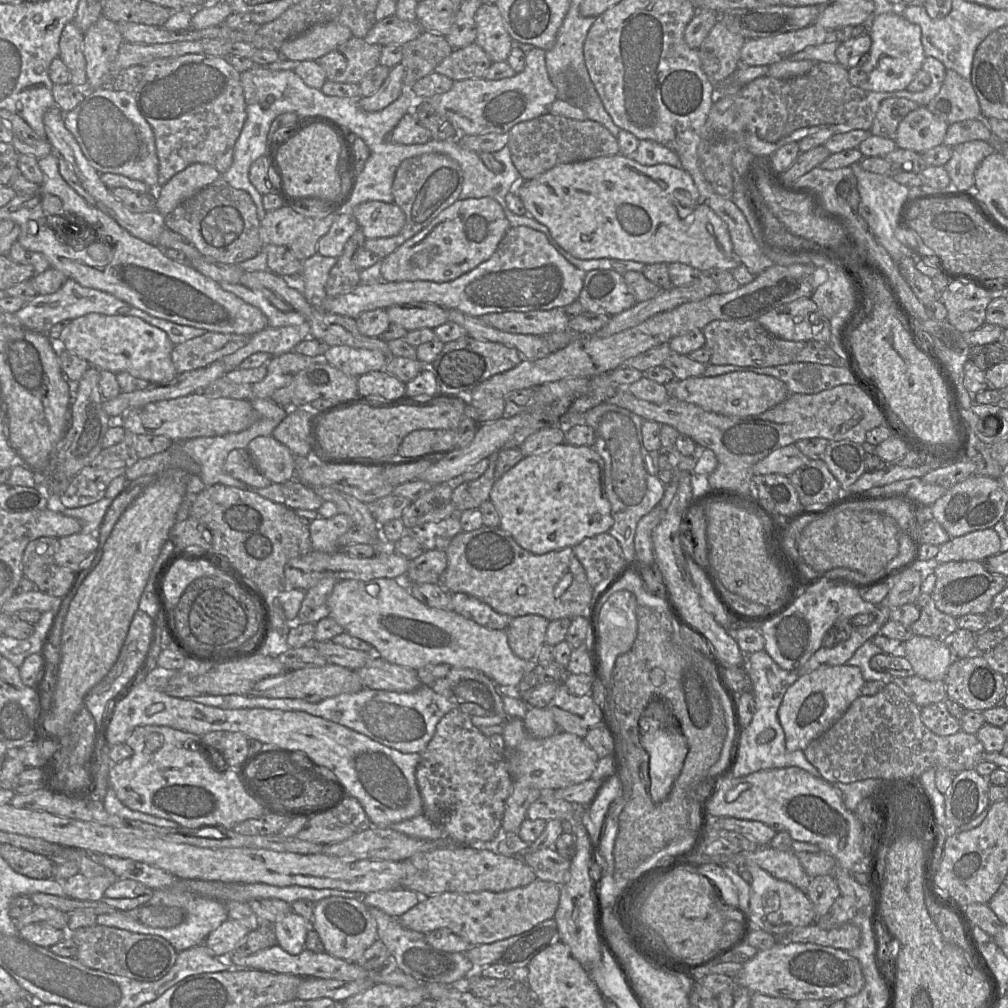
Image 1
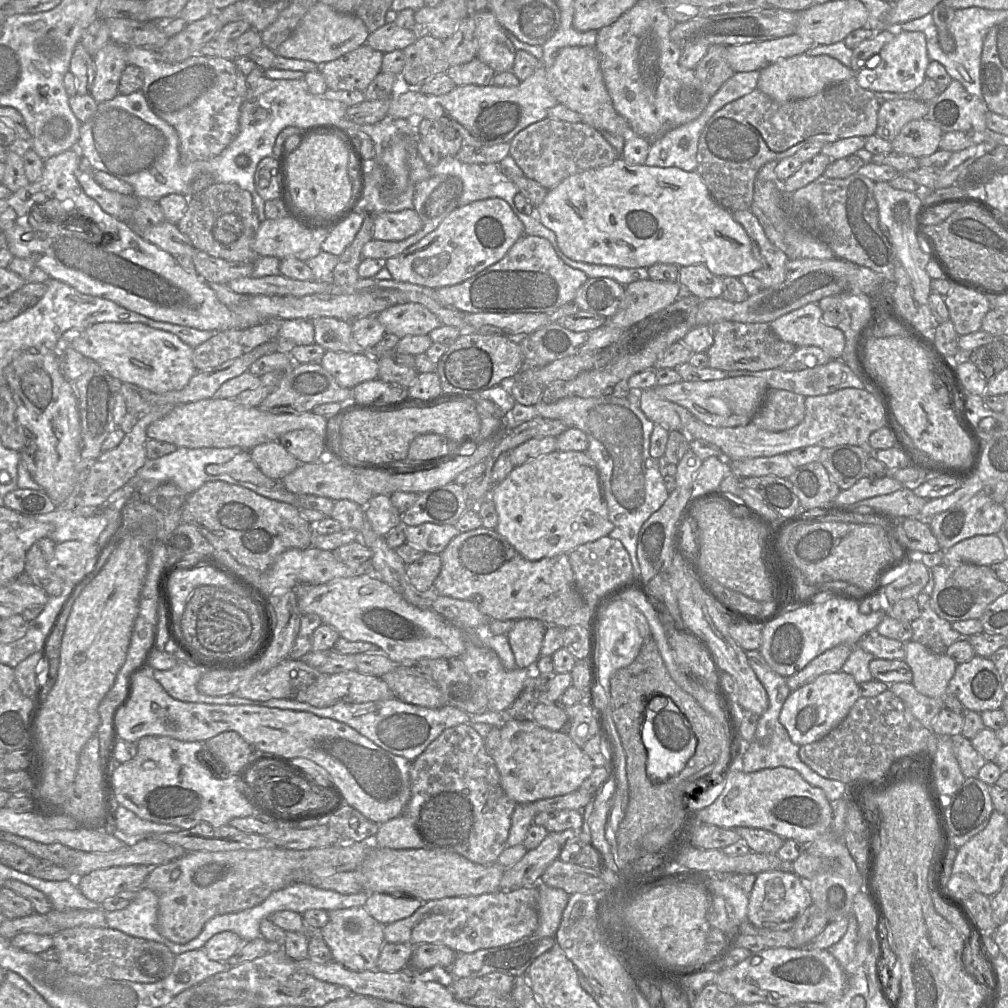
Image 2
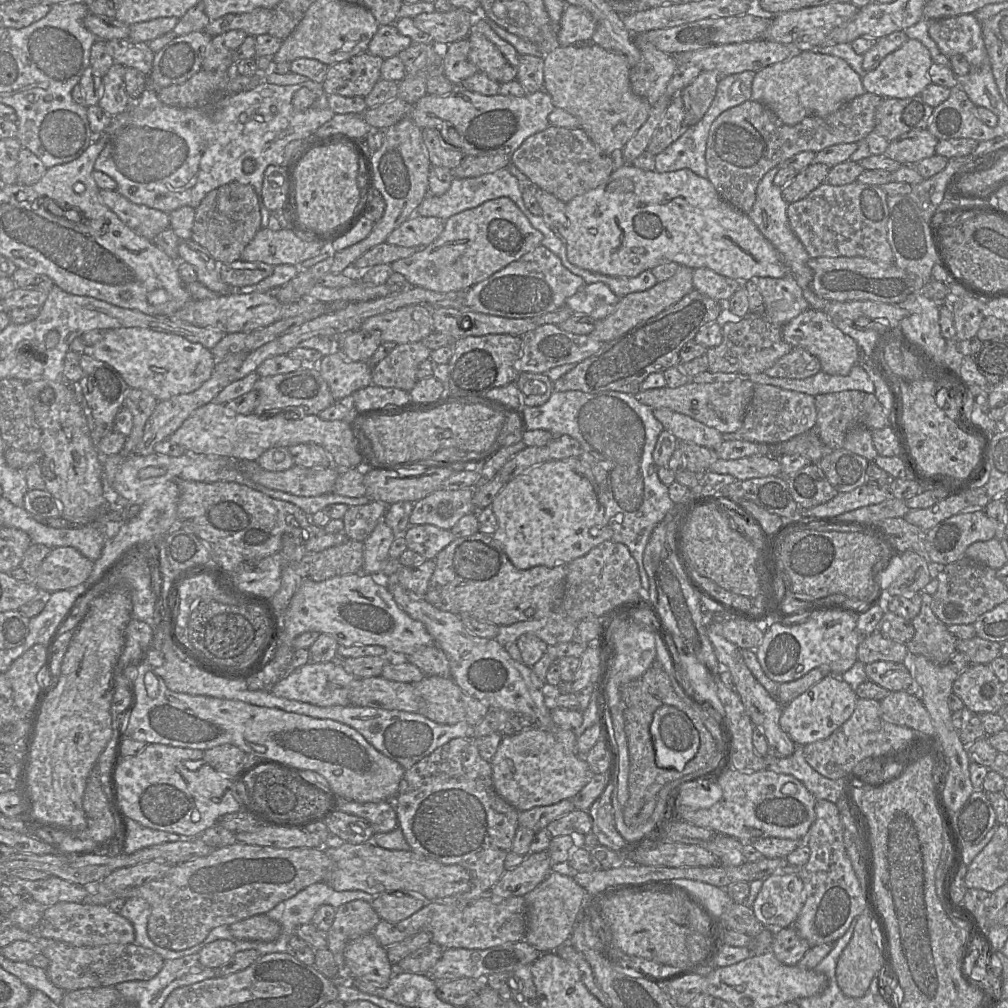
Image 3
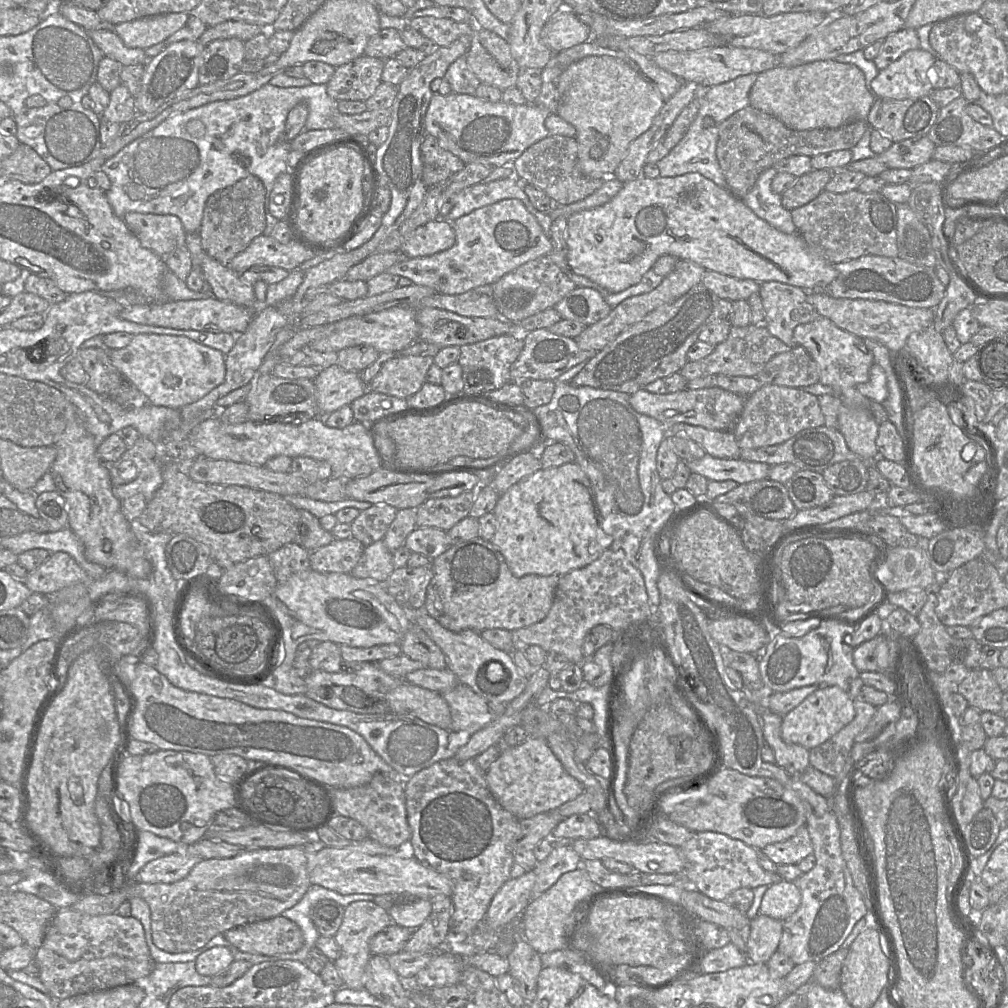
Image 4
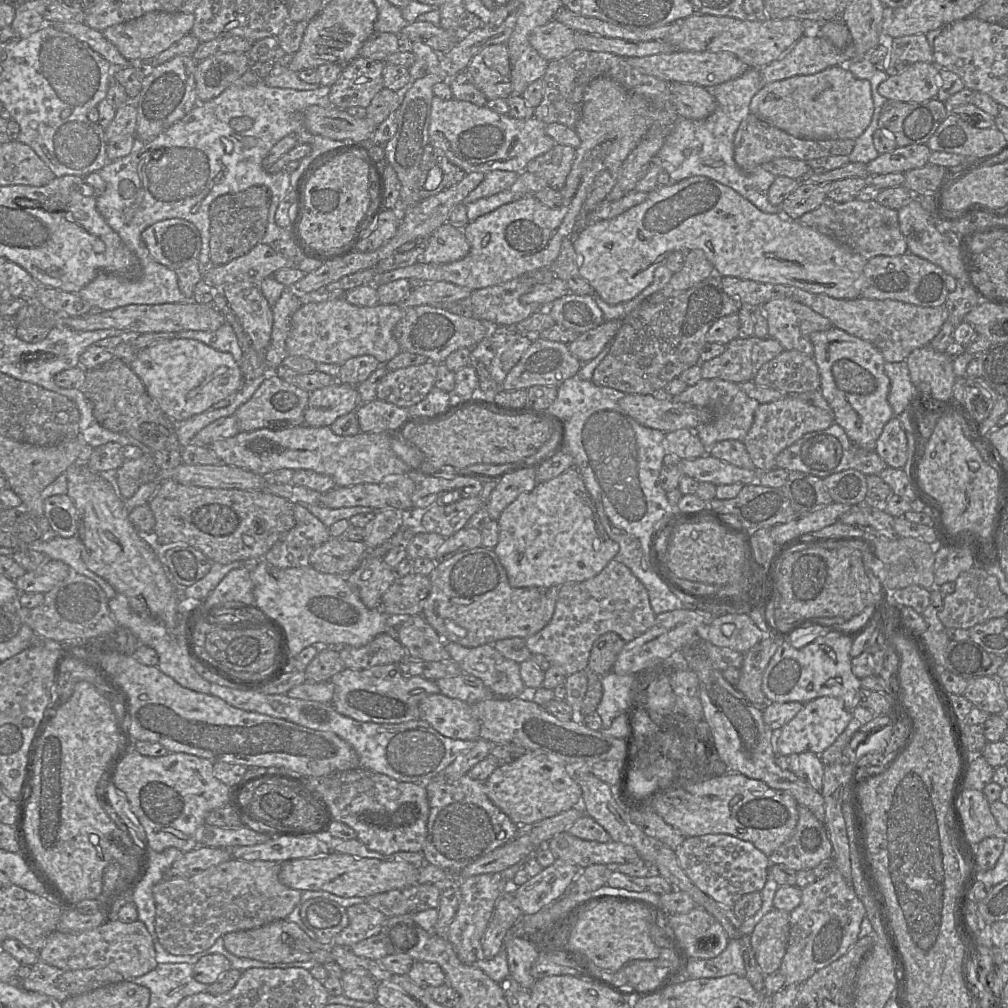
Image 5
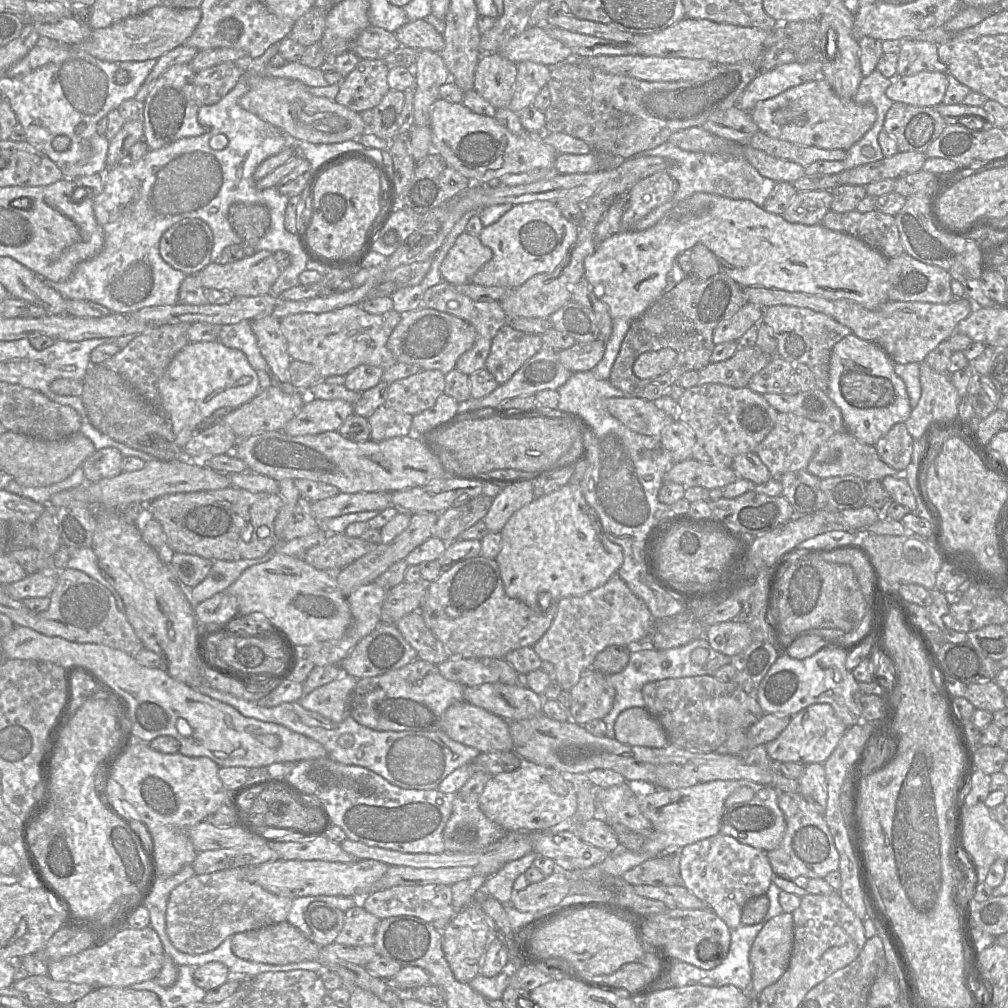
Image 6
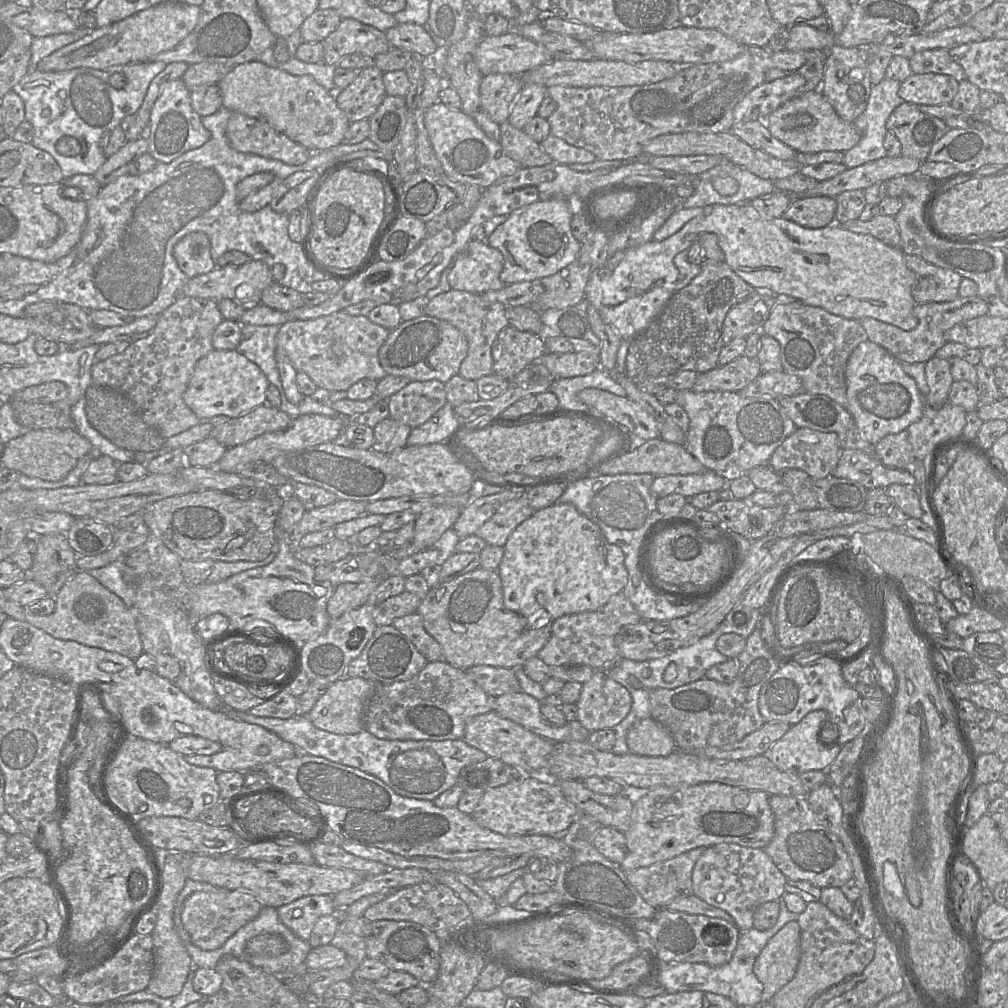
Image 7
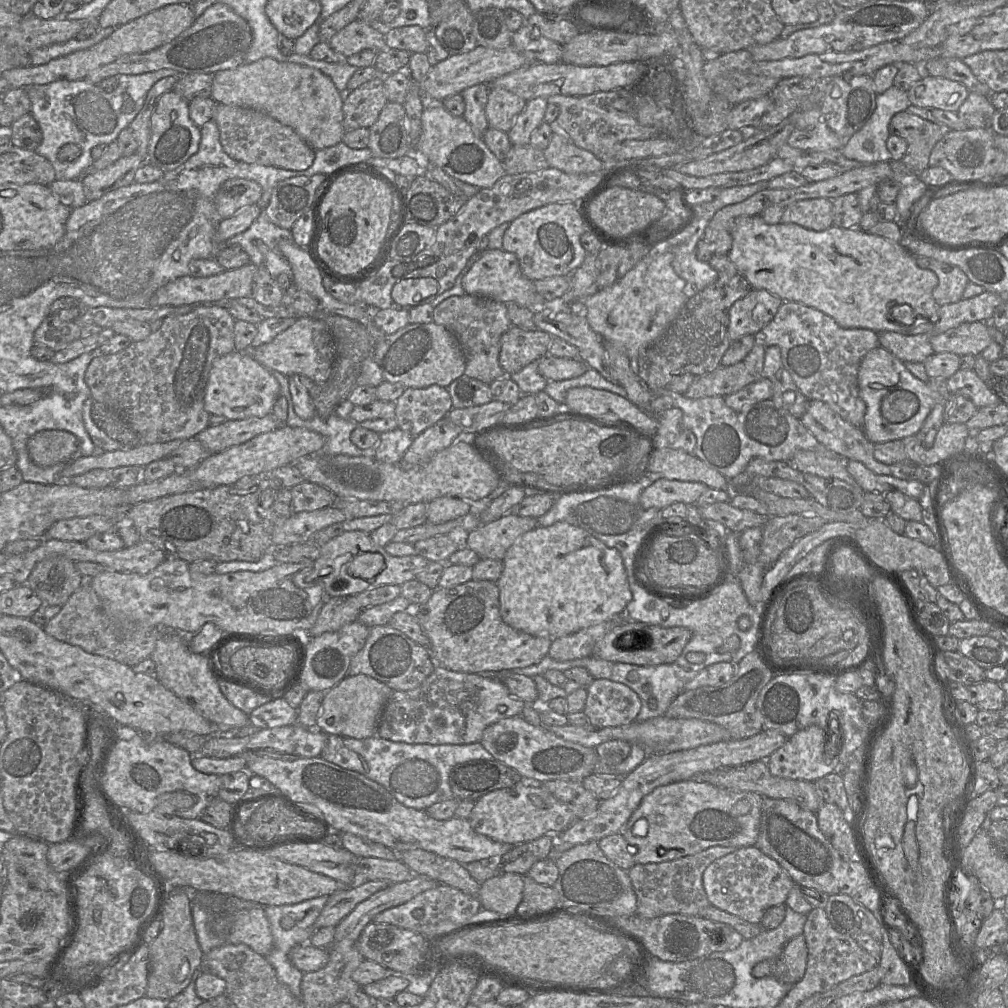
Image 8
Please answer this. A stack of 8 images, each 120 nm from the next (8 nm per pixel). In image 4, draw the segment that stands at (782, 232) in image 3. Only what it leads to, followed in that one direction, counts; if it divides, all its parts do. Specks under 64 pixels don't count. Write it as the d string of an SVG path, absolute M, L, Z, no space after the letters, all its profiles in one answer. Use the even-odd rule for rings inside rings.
M773 167L763 171L743 202L761 219L786 234L798 234L791 211L782 204L782 196L773 192L772 180L778 172Z

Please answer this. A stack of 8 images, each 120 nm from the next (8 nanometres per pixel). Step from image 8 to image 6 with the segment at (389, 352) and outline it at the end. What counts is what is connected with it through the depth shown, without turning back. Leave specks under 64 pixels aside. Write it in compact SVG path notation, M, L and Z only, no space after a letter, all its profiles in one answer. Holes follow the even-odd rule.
M420 308L401 315L387 341L387 348L397 362L417 364L422 370L439 370L446 375L455 368L457 359L476 342L475 328L453 315L431 308Z

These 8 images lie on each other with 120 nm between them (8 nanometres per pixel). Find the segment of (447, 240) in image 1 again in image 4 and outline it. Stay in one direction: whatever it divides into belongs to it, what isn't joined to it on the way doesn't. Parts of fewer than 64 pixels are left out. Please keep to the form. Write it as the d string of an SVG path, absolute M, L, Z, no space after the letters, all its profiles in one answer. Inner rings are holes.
M515 198L473 210L451 222L455 243L447 249L429 256L401 259L387 272L410 279L414 284L426 286L436 293L457 295L487 284L493 284L522 264L548 256L553 245L524 204Z

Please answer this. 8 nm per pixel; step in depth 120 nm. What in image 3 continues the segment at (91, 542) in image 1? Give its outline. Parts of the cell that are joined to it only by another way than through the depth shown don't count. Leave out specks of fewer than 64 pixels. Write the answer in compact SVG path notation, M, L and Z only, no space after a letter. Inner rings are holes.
M55 547L42 561L33 583L42 594L50 594L84 583L93 570L94 562L73 547Z

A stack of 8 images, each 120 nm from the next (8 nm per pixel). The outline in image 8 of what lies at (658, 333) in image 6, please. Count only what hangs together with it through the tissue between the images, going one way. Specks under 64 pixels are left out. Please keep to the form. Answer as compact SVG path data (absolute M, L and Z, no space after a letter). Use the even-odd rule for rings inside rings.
M713 255L708 261L718 273L715 283L689 298L665 333L639 354L638 376L651 390L667 387L677 376L702 376L713 372L731 341L728 335L729 310L739 299L746 297L753 287L727 255Z

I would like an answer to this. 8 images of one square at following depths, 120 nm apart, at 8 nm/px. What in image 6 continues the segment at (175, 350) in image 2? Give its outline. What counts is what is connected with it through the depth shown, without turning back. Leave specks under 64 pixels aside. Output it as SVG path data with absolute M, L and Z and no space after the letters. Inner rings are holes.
M218 341L190 342L171 361L158 383L161 410L172 426L175 443L184 450L199 425L217 409L236 409L256 395L259 379L243 352Z

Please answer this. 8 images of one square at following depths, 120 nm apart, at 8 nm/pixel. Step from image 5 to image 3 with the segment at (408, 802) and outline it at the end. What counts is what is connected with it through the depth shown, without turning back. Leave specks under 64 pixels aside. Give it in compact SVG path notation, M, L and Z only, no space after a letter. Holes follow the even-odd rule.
M340 800L339 810L365 819L375 833L387 833L398 827L398 818L392 801L359 803Z

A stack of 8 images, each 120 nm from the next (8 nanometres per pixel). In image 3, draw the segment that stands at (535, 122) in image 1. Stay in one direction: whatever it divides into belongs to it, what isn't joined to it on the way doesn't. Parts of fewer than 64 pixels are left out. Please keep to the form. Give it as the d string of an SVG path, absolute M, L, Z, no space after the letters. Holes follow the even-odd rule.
M549 125L528 137L511 155L510 162L534 185L564 203L600 186L613 172L611 156L602 153L581 127Z

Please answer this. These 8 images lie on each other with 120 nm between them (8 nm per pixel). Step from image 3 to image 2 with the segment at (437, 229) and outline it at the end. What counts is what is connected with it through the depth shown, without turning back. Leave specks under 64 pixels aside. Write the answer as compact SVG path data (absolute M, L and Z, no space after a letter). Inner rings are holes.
M414 209L384 211L373 219L372 237L383 241L401 241L418 232L422 222Z

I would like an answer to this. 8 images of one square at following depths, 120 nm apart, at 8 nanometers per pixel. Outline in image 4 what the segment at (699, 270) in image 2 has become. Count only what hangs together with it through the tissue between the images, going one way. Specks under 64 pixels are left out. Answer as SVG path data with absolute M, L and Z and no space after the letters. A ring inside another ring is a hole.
M711 270L705 271L701 283L718 297L730 301L748 300L760 290L760 284L755 280L737 279Z

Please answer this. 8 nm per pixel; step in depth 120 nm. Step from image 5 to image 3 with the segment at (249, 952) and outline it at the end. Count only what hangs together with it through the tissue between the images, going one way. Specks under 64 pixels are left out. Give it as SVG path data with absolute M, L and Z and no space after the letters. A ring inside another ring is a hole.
M266 914L254 915L228 926L231 935L240 940L272 942L281 933L280 925Z

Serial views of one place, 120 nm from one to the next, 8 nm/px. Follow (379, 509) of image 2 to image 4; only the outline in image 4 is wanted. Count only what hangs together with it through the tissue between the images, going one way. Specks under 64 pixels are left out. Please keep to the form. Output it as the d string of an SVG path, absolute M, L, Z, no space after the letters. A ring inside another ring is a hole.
M383 540L365 547L363 555L351 571L356 578L369 579L384 584L395 566L390 550Z

